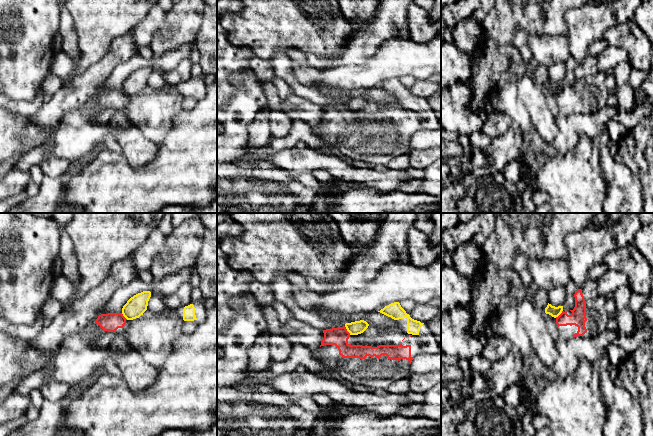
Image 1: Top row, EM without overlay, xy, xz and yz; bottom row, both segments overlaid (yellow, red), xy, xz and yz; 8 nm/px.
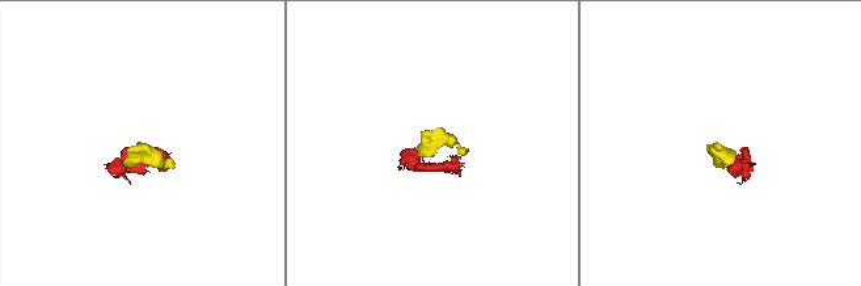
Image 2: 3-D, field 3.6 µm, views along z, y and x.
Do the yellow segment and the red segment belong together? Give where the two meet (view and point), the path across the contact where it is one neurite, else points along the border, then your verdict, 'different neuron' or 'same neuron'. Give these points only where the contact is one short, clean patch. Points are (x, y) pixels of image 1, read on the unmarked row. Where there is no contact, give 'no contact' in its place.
contact xz (347, 106); border xz (344, 102), (350, 110); different neuron

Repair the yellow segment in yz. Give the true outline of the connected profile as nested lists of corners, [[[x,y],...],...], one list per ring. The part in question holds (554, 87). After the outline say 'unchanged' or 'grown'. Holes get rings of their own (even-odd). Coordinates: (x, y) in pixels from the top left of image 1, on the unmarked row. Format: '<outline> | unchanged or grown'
[[[548,79],[547,83],[545,84],[545,89],[551,91],[552,93],[558,93],[563,87],[563,82],[552,82]]] | unchanged

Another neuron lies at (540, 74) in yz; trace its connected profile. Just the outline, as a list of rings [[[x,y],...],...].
[[[539,64],[535,69],[532,70],[530,75],[533,77],[537,86],[545,89],[545,84],[549,79],[548,67],[543,64]]]

